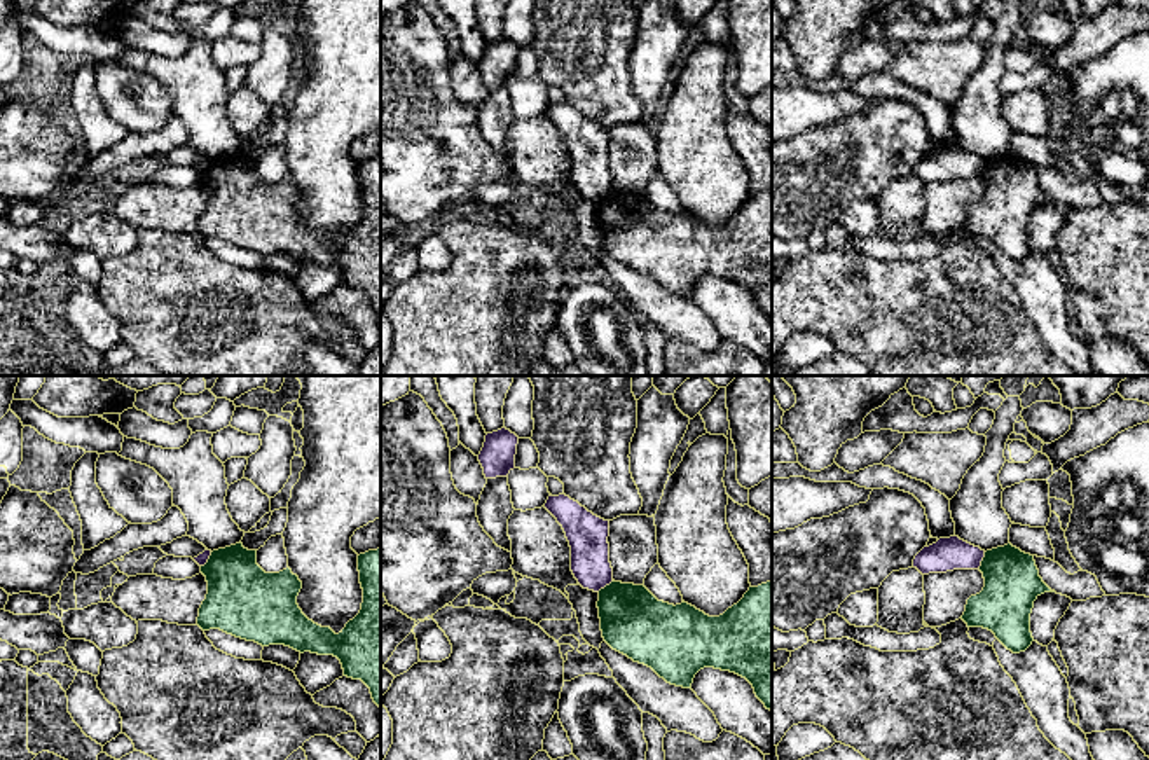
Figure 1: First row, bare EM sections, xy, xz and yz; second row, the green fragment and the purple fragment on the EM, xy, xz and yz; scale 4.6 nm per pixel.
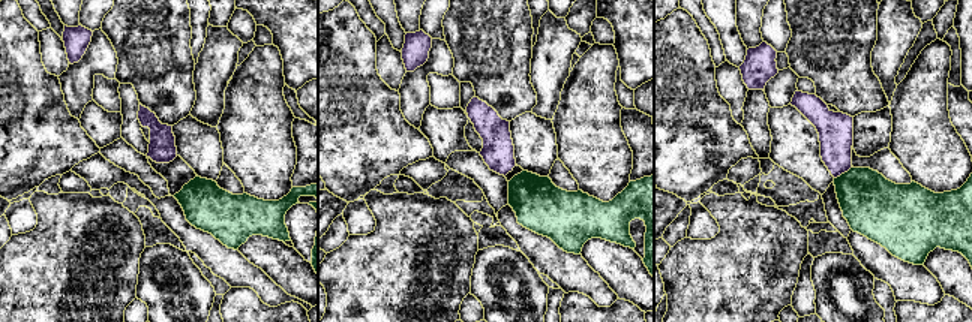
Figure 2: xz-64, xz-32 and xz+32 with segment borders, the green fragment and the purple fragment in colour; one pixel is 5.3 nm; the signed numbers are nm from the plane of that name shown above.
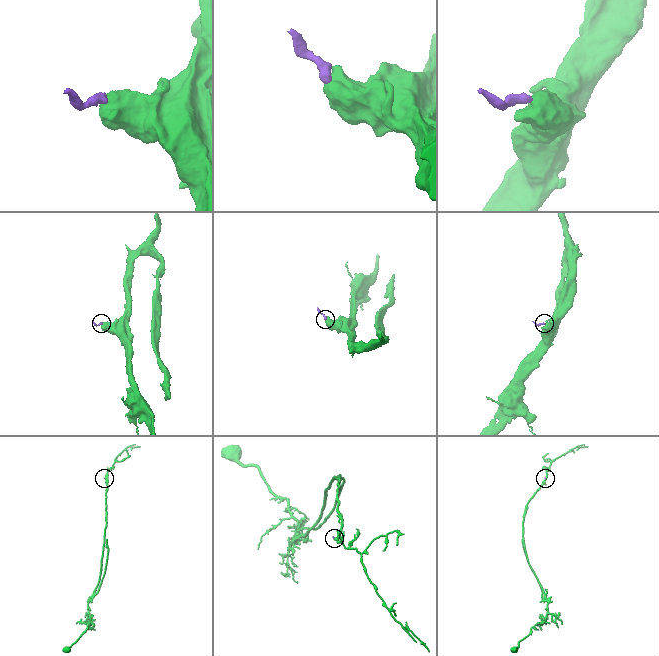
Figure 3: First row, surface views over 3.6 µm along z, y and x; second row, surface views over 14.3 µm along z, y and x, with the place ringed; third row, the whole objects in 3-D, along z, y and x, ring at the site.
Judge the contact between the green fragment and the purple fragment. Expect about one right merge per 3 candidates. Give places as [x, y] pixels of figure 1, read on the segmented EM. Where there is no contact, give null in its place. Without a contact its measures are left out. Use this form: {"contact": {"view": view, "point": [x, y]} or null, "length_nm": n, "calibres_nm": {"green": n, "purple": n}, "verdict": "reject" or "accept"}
{"contact": {"view": "yz", "point": [982, 561]}, "length_nm": 90, "calibres_nm": {"green": 260, "purple": 160}, "verdict": "reject"}

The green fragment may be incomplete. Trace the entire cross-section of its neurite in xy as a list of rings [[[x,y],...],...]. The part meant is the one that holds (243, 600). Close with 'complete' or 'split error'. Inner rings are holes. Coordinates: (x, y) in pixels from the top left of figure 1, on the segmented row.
[[[243,543],[213,550],[201,573],[208,582],[208,594],[199,608],[197,625],[203,631],[220,629],[236,638],[255,641],[262,646],[285,645],[300,653],[334,655],[341,660],[344,676],[361,680],[381,708],[381,549],[358,556],[363,603],[360,613],[335,634],[309,620],[297,605],[302,582],[290,568],[265,573],[257,564],[257,550]]]; complete

